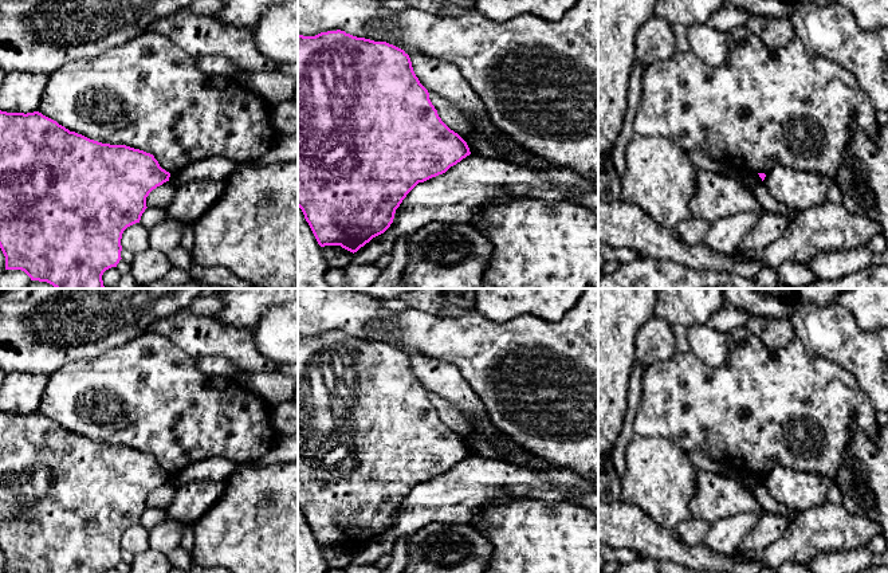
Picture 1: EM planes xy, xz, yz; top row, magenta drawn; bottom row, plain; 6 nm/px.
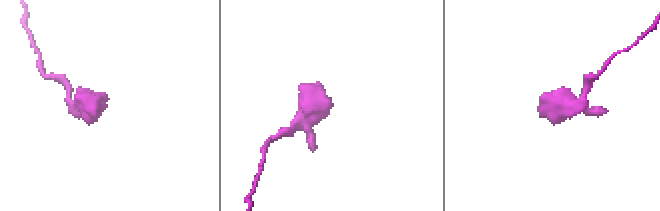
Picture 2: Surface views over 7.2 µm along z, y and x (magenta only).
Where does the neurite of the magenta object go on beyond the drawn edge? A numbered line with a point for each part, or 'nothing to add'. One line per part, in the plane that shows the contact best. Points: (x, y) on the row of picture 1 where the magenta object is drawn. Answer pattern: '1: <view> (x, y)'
nothing to add

